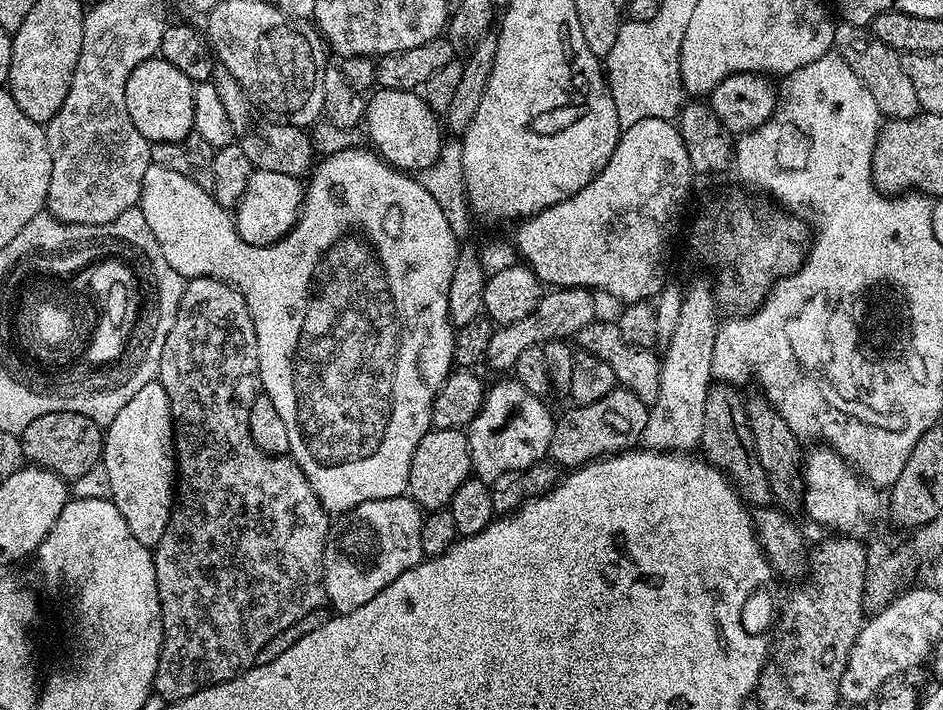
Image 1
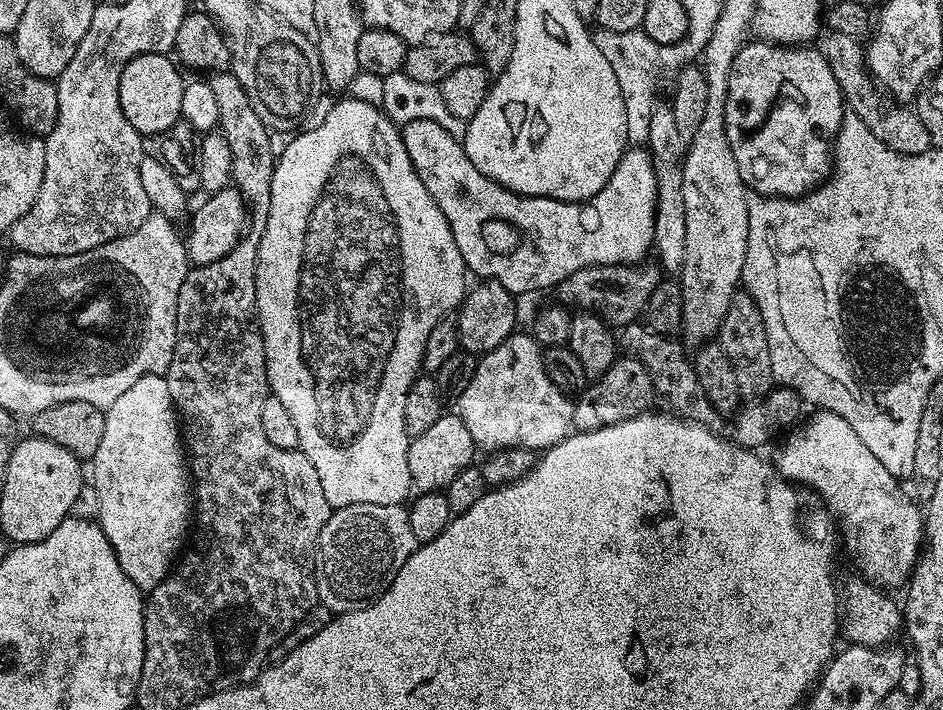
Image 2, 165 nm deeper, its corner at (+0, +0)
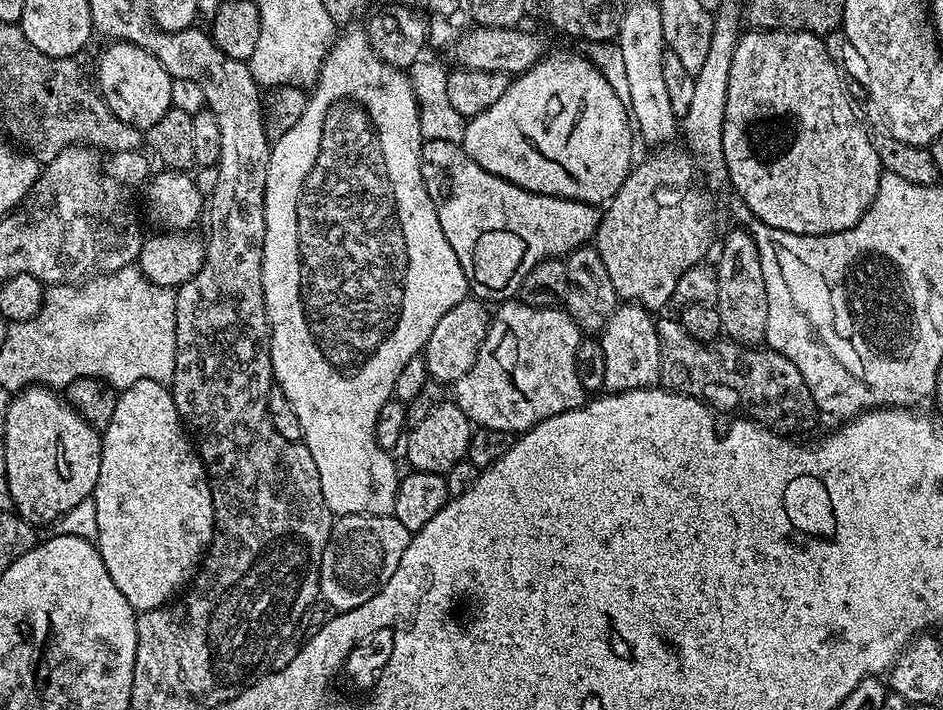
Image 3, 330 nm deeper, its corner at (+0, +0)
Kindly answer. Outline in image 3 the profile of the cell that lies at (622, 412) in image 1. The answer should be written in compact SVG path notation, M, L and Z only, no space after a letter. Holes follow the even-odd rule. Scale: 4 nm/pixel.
M617 303L614 314L610 314L598 336L602 355L606 357L605 393L655 388L660 384L660 347L656 321L657 317L641 304Z

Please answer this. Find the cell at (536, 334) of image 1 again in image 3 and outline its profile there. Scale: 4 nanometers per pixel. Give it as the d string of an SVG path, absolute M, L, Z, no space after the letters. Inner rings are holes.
M669 147L667 150L656 150L653 156L637 163L628 173L626 182L608 201L596 228L594 246L602 254L602 262L614 282L614 290L621 301L641 304L643 308L669 307L672 304L674 286L678 278L690 270L690 266L701 263L716 236L716 216L712 213L712 200L700 189L696 181L698 164L687 147Z

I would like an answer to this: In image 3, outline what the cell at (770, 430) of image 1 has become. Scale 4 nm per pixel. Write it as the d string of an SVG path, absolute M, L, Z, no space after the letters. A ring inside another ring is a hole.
M747 227L736 228L724 240L720 248L720 261L715 261L718 282L718 318L721 333L736 344L760 346L765 343L768 321L768 295L766 278L762 278L762 258L758 258L758 246Z

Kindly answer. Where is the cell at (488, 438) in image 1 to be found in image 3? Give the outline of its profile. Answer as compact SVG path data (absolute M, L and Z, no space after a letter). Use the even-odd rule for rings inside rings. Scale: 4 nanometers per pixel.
M519 298L503 301L499 305L500 308L491 313L486 334L486 342L482 342L482 346L478 350L478 358L474 362L474 366L470 366L470 370L466 374L462 374L462 378L457 380L454 385L454 403L458 405L466 414L466 418L471 420L473 425L481 428L489 428L490 430L502 430L503 432L511 432L513 434L523 434L529 432L538 422L542 422L546 418L554 418L554 414L562 414L566 410L574 410L585 403L586 393L582 382L578 382L578 374L574 370L574 354L578 354L578 346L582 339L582 333L578 325L572 320L572 315L563 307L558 308L535 308L529 304L525 304Z

